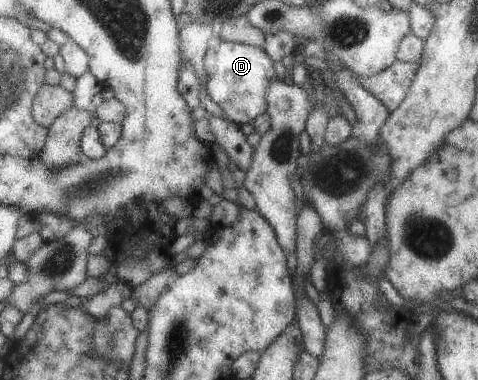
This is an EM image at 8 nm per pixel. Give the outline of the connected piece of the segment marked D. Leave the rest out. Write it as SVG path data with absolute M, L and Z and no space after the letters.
M236 42L209 45L203 55L205 89L209 99L220 108L227 122L241 127L265 112L267 87L276 80L273 62L261 48Z

